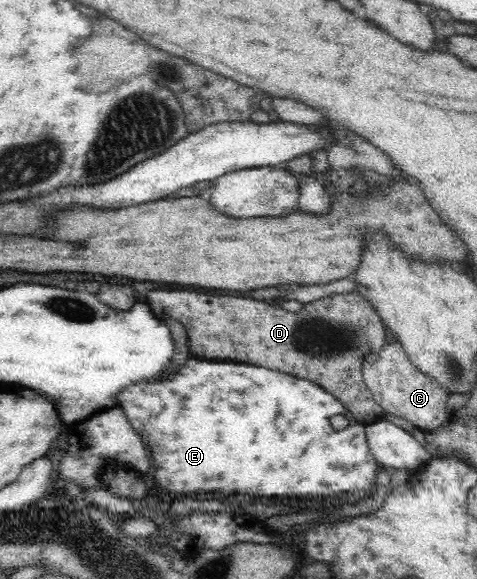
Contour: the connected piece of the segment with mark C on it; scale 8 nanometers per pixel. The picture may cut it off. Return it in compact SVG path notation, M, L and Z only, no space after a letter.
M389 334L385 345L379 351L367 353L363 357L362 379L371 391L374 400L384 409L384 413L403 417L422 432L432 432L441 429L453 415L448 408L449 396L435 381L435 378L425 376L408 359L404 347L392 334Z

